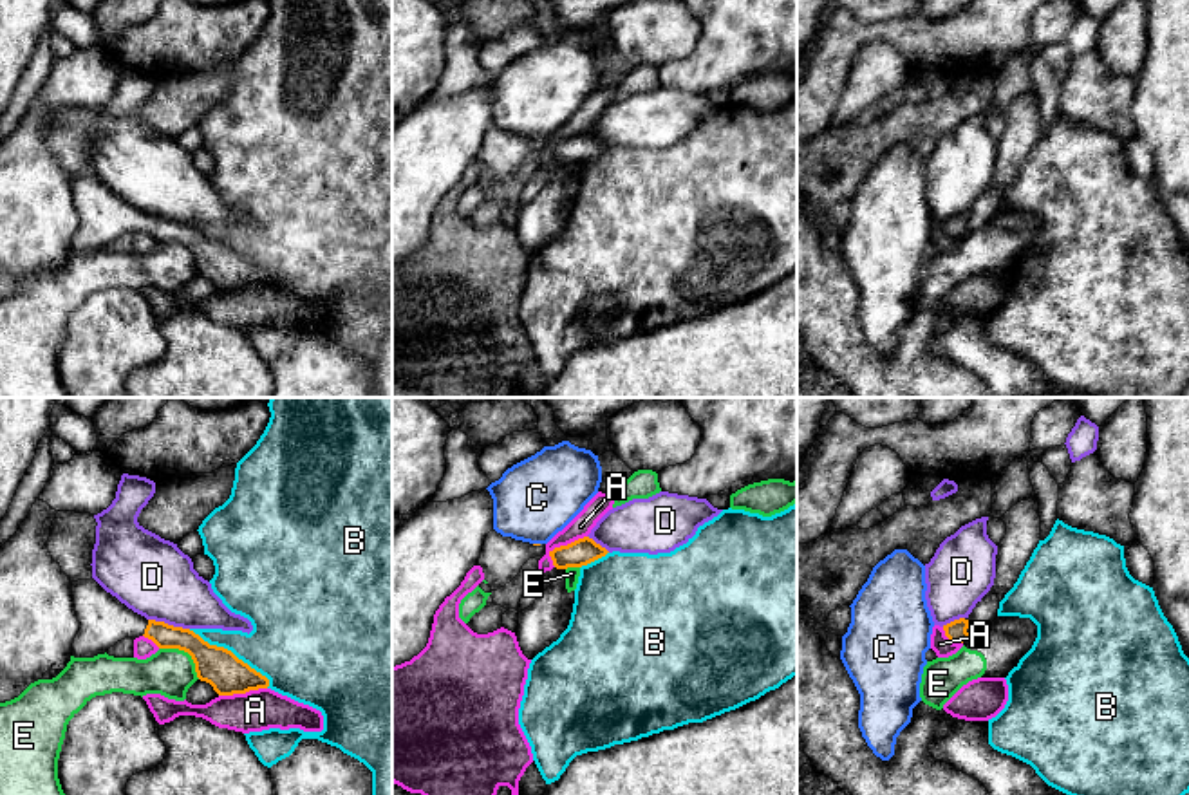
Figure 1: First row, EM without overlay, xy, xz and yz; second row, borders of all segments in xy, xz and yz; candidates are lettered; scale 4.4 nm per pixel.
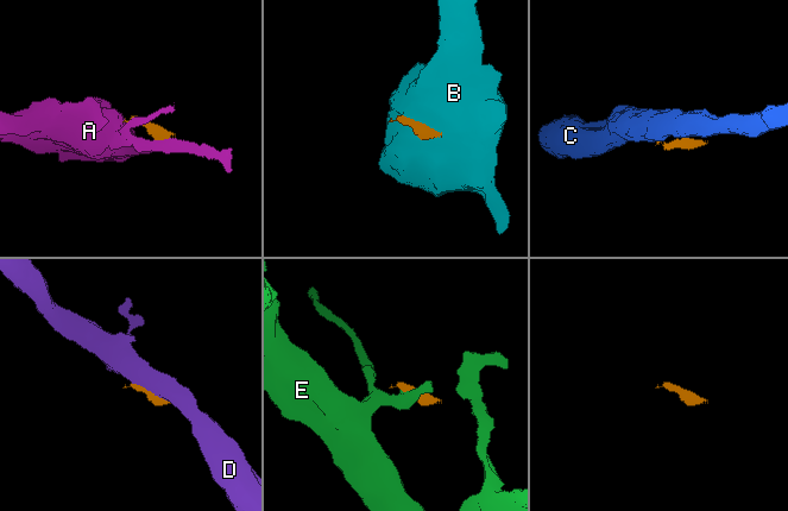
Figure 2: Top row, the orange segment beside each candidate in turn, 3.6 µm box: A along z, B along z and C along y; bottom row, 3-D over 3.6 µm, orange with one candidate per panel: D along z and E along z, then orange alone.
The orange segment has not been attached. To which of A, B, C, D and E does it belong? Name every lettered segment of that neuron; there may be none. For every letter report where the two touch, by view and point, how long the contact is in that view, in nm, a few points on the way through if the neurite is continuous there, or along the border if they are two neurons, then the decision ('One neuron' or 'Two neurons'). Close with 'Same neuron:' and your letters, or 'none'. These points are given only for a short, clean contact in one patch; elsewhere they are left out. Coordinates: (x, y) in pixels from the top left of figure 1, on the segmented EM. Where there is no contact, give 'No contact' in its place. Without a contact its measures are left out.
A: Touches orange at xz (562, 546). Shared border 200 nm. Two neurons
B: Touches orange at xy (230, 651). Shared border 440 nm. Two neurons
C: Touches orange at xz (537, 544). Shared border 30 nm. Boundary: xz (533, 542), (539, 544). Two neurons
D: Touches orange at xy (167, 624). Shared border 190 nm. Two neurons
E: Touches orange at xy (187, 651). Shared border 240 nm. Boundary: xy (159, 647), (183, 649), (190, 656), (199, 678). Two neurons
Same neuron: none

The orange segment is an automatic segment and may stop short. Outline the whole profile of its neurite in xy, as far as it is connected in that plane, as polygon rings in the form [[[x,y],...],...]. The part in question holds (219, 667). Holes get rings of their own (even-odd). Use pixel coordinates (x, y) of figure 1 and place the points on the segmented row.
[[[94,578],[72,582],[72,602],[80,622],[72,643],[74,658],[94,658],[125,638],[145,636],[159,649],[188,652],[195,663],[197,678],[210,683],[219,696],[246,694],[269,687],[266,676],[239,659],[231,650],[210,645],[190,629],[146,620],[107,593]]]

